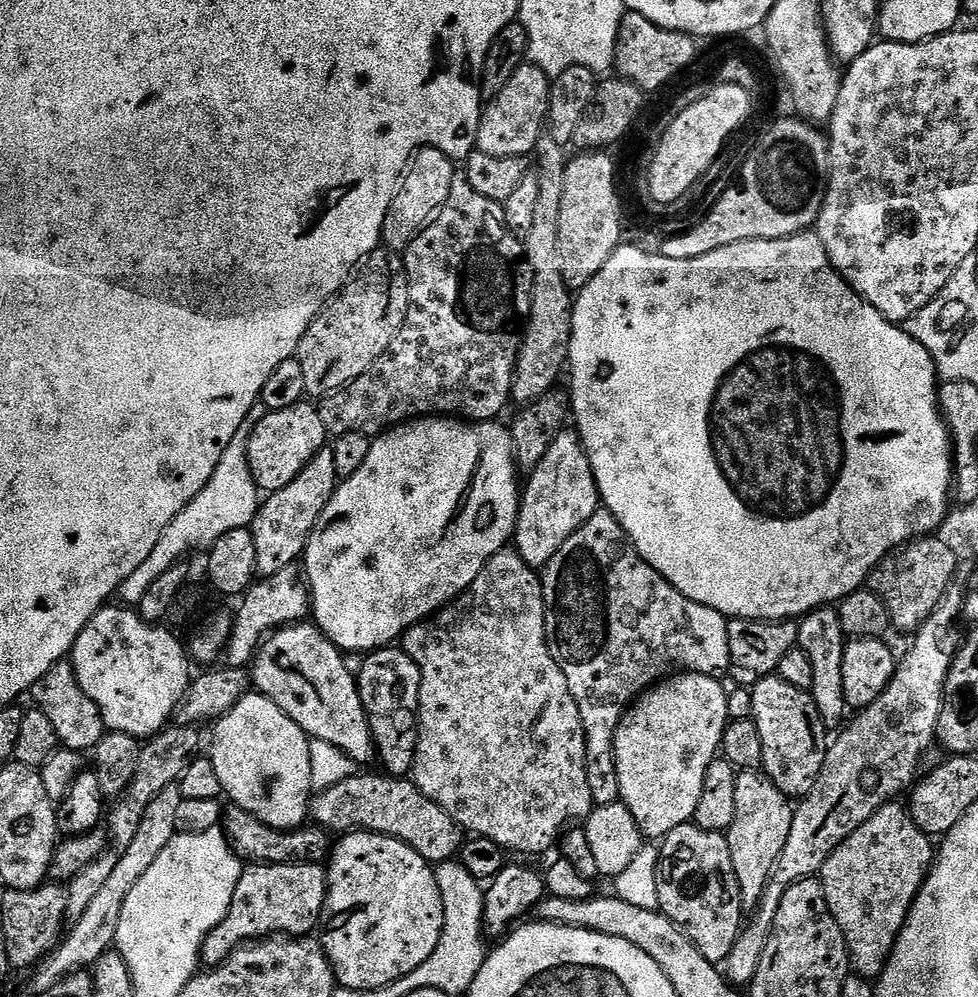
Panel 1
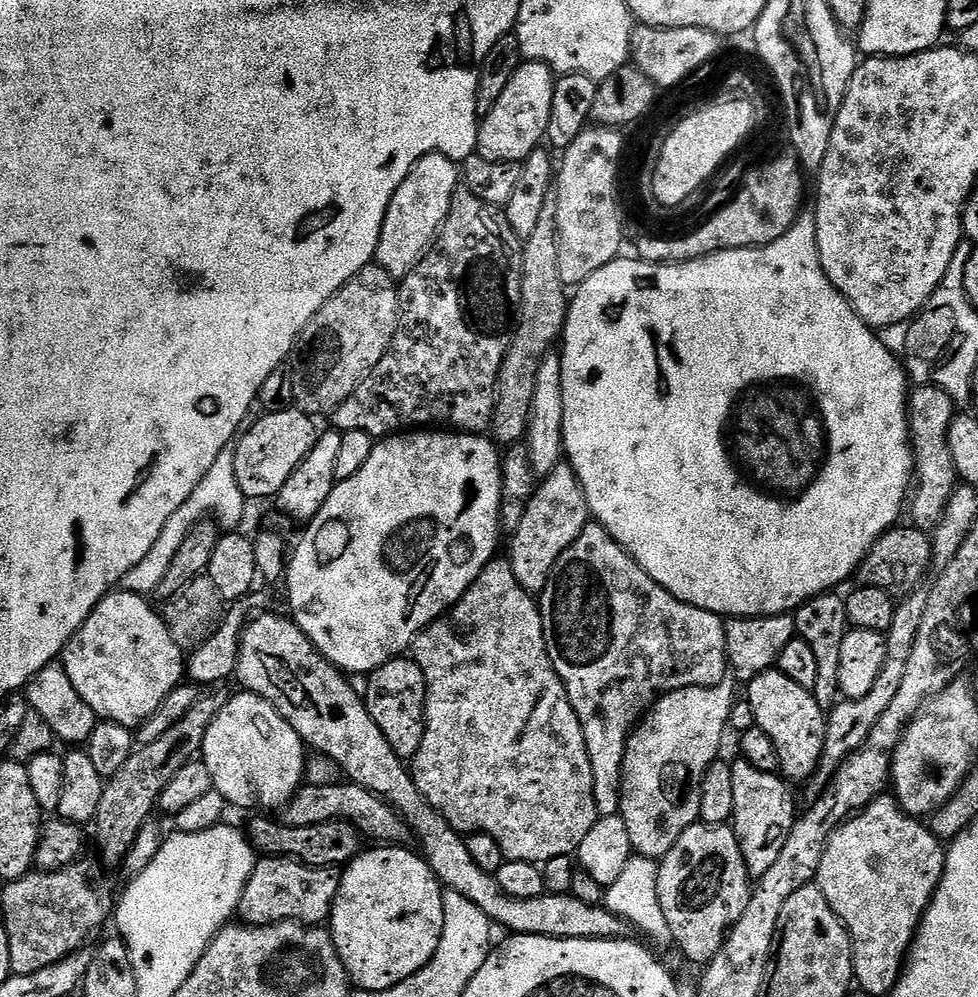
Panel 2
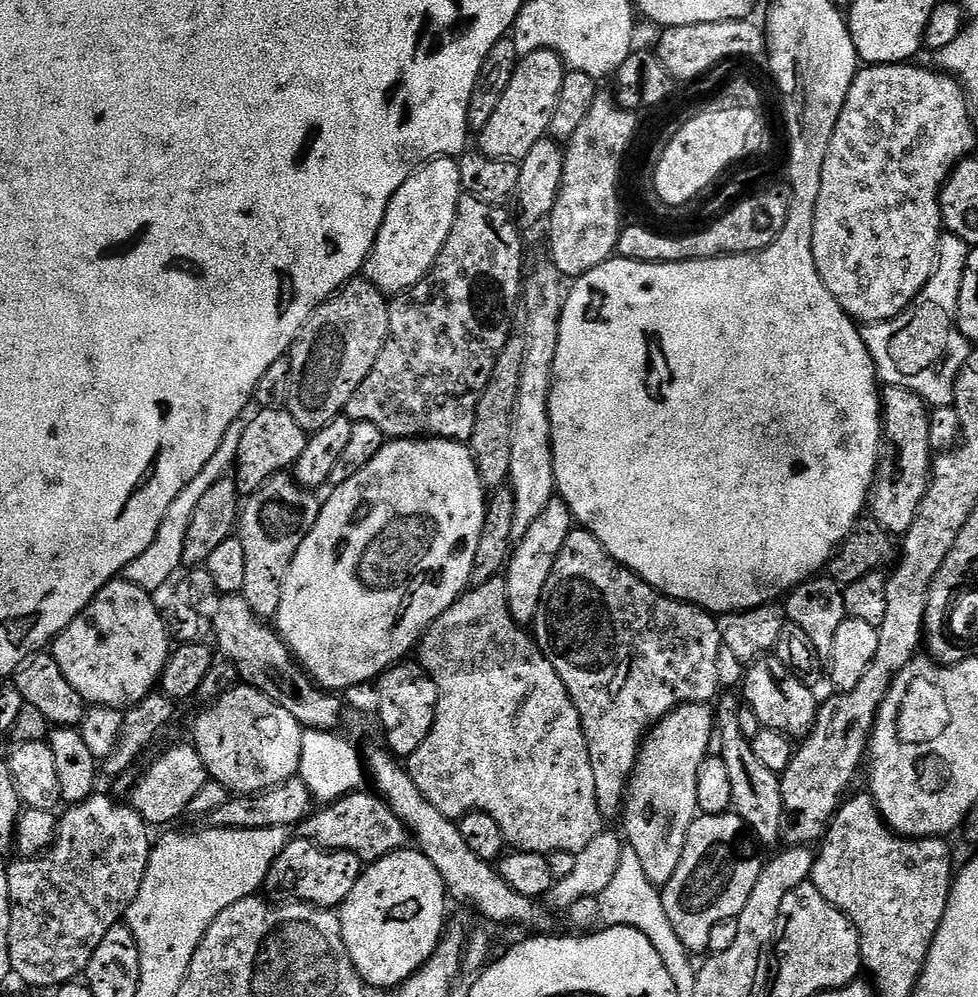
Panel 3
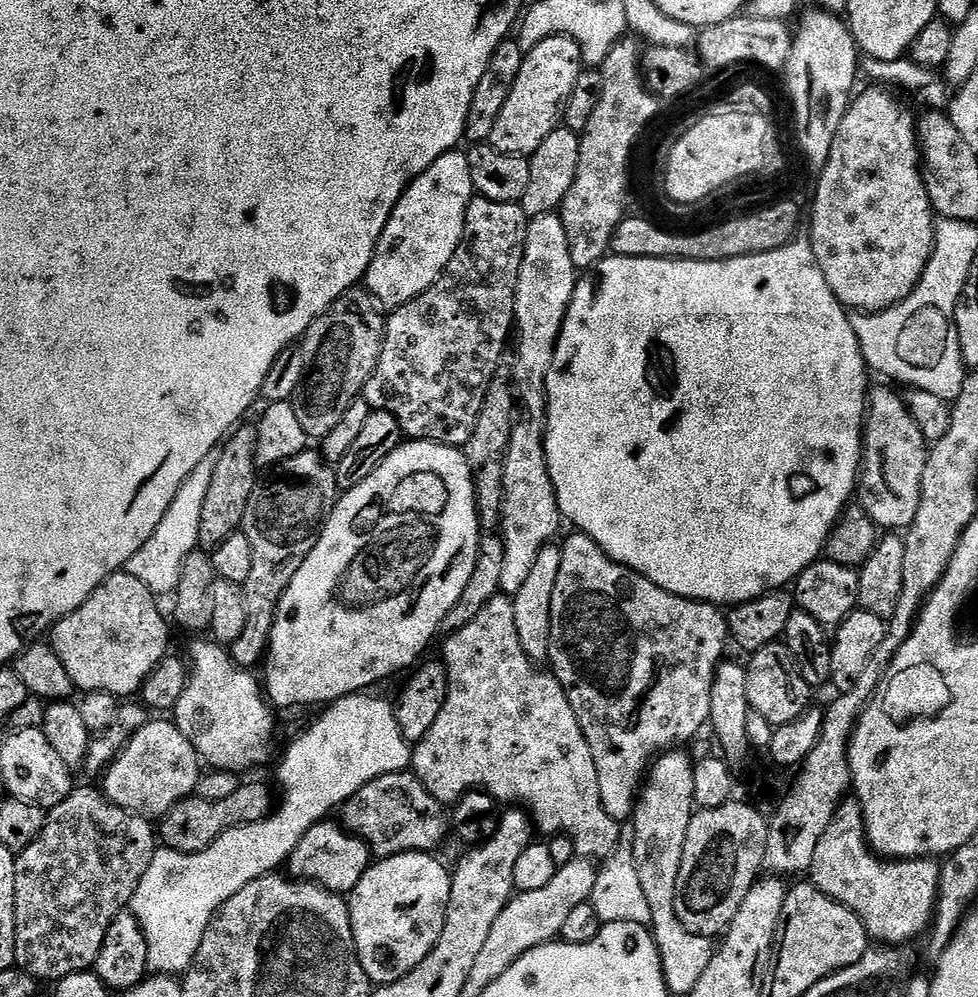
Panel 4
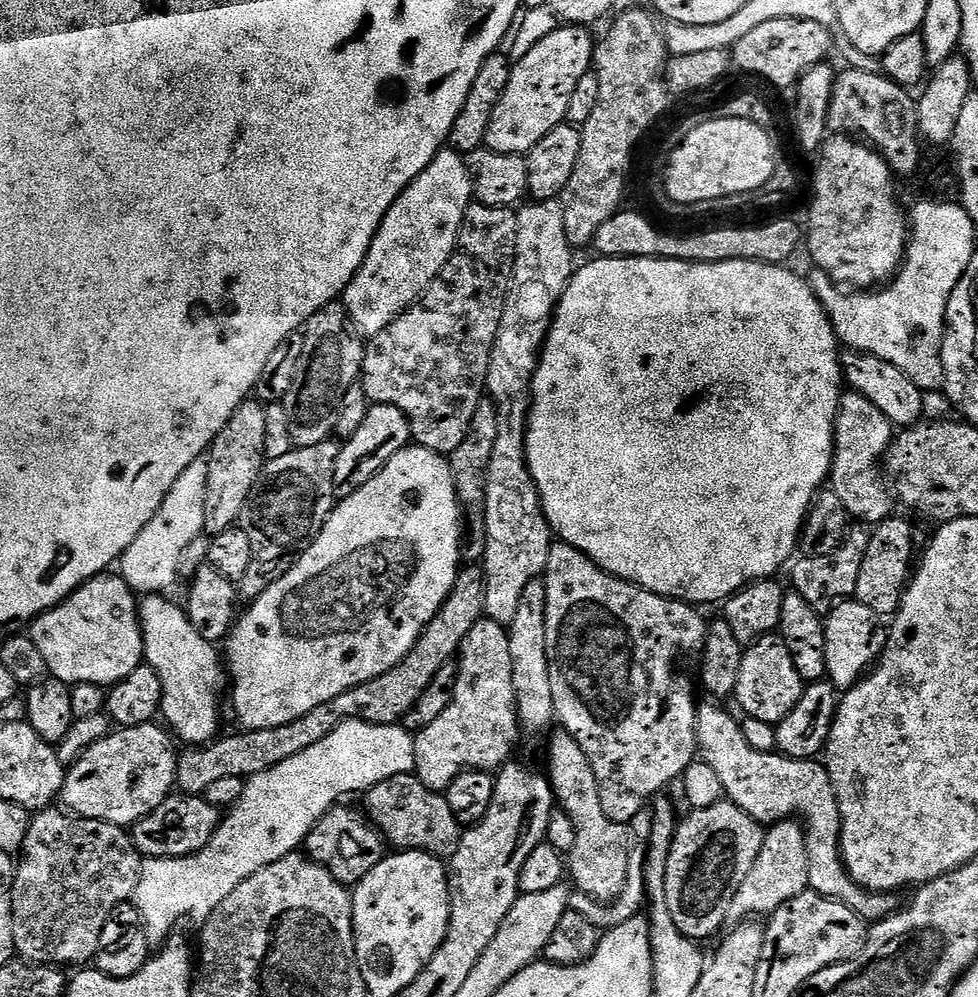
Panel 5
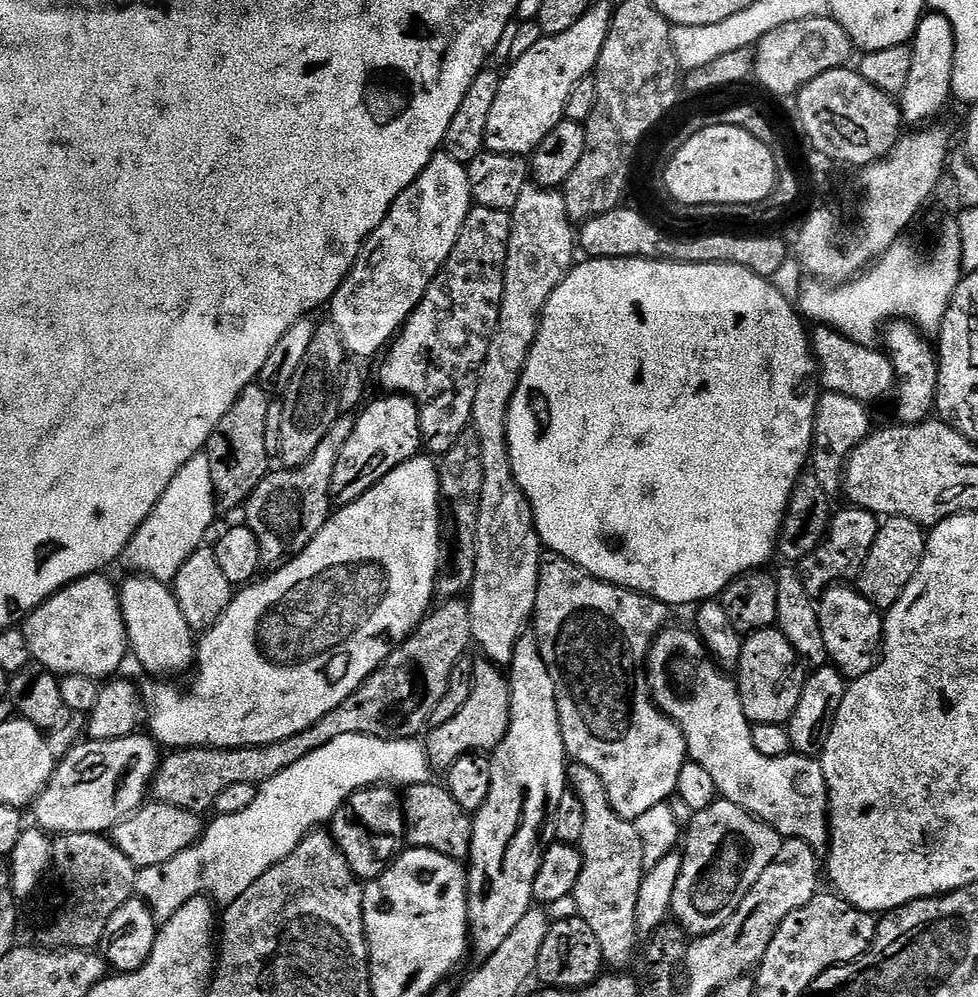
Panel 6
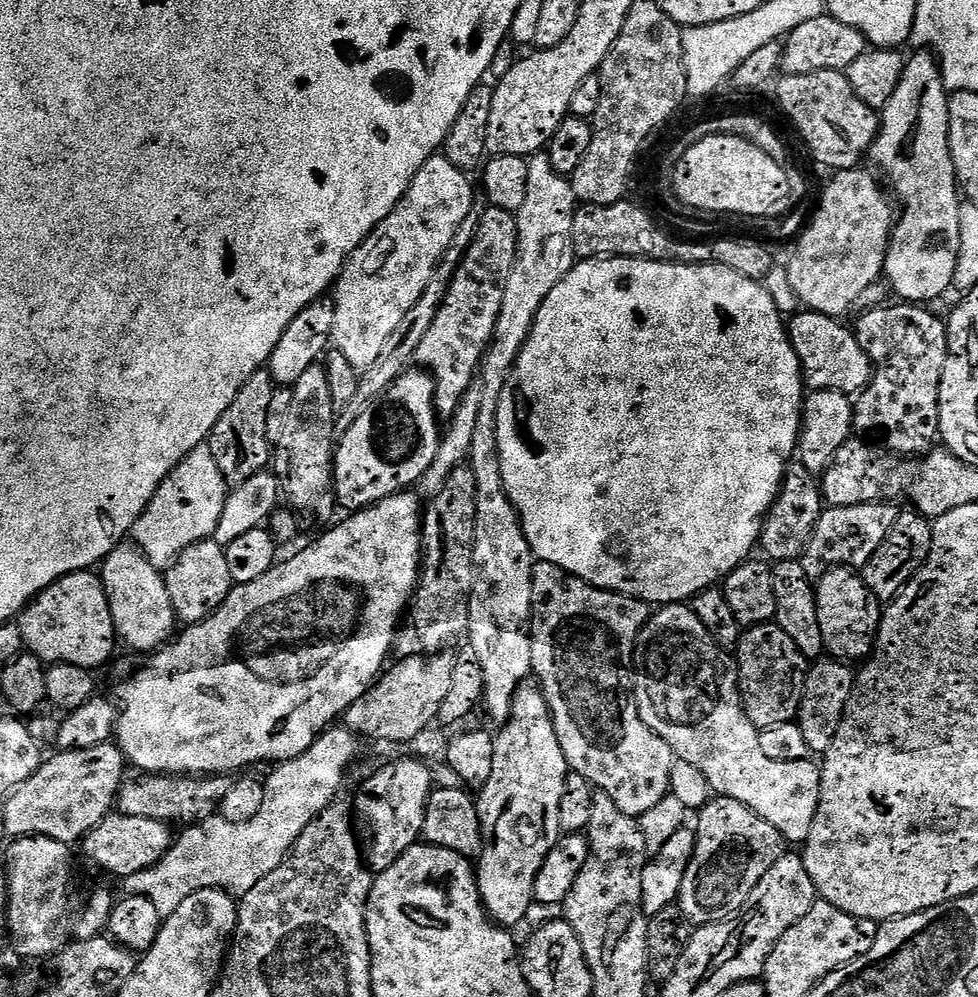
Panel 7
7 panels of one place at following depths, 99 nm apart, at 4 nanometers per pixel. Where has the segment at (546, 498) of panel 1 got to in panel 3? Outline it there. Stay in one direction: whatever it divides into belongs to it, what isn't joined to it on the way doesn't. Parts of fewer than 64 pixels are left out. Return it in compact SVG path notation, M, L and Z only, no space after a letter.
M553 498L547 503L546 510L535 513L536 518L525 532L524 537L521 540L519 537L508 562L506 569L508 604L514 610L541 607L545 597L546 582L550 578L550 570L554 570L556 555L562 550L566 538L574 530L573 514L564 500Z

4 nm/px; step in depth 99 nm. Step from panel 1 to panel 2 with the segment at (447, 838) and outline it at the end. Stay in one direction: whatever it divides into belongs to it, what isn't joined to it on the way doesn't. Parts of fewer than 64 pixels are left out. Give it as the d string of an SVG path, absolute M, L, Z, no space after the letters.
M331 782L328 784L314 785L305 783L292 796L292 801L285 804L282 809L282 823L293 828L294 826L318 826L322 822L330 822L331 820L344 820L347 824L352 825L361 837L372 839L372 842L383 842L388 846L400 846L405 843L404 839L409 839L410 833L407 824L401 818L399 812L395 808L384 803L380 797L373 795L372 792L367 792L362 786L351 782Z

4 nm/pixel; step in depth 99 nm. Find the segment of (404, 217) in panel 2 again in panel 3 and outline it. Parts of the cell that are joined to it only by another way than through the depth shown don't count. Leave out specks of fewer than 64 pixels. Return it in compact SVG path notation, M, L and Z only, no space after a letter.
M438 156L429 160L394 194L390 206L384 215L382 226L376 235L372 252L365 262L362 272L369 284L380 289L385 294L403 294L418 284L440 257L440 251L446 246L450 238L450 230L456 221L456 211L462 199L462 185L460 182L460 165L451 156Z

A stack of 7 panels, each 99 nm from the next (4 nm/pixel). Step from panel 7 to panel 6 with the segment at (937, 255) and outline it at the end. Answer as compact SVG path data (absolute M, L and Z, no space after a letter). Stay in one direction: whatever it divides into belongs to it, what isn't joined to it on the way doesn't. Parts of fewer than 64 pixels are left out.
M929 11L920 19L916 35L910 41L912 65L910 79L898 97L900 114L905 125L927 125L935 121L936 115L953 99L952 79L954 78L954 54L956 39L950 22L941 12Z

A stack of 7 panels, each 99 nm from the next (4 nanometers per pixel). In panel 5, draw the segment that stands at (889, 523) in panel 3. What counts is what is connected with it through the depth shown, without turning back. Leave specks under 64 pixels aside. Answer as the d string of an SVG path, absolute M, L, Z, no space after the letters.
M853 390L845 391L841 395L840 412L836 416L836 449L832 455L830 488L839 495L844 509L853 521L875 526L893 515L894 496L889 491L889 481L882 471L893 439L893 423L870 398Z

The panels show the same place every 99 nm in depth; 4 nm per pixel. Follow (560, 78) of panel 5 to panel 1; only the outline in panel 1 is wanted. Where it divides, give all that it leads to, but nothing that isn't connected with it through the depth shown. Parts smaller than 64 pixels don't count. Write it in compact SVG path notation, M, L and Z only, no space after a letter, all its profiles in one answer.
M525 62L506 82L498 98L487 101L480 113L475 151L490 160L520 160L536 148L546 132L549 79L534 64Z

